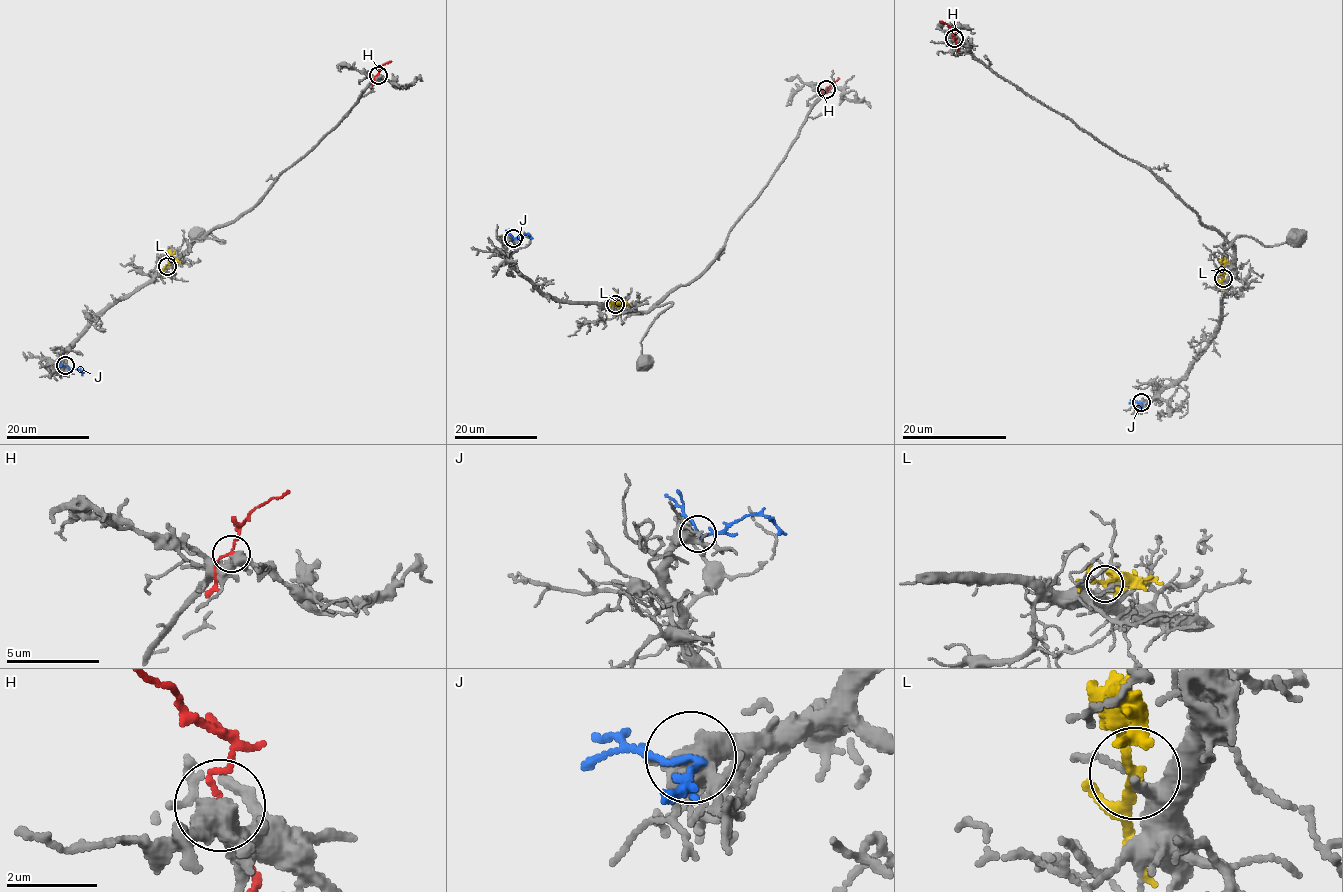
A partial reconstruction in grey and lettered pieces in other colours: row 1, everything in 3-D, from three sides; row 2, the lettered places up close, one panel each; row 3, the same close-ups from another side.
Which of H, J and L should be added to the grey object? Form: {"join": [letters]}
{"join": ["J"]}

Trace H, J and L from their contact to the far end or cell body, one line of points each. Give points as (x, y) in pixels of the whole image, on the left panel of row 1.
H: (377, 74), (379, 68), (390, 61)
J: (64, 365), (84, 372)
L: (168, 266), (172, 256), (168, 250)

